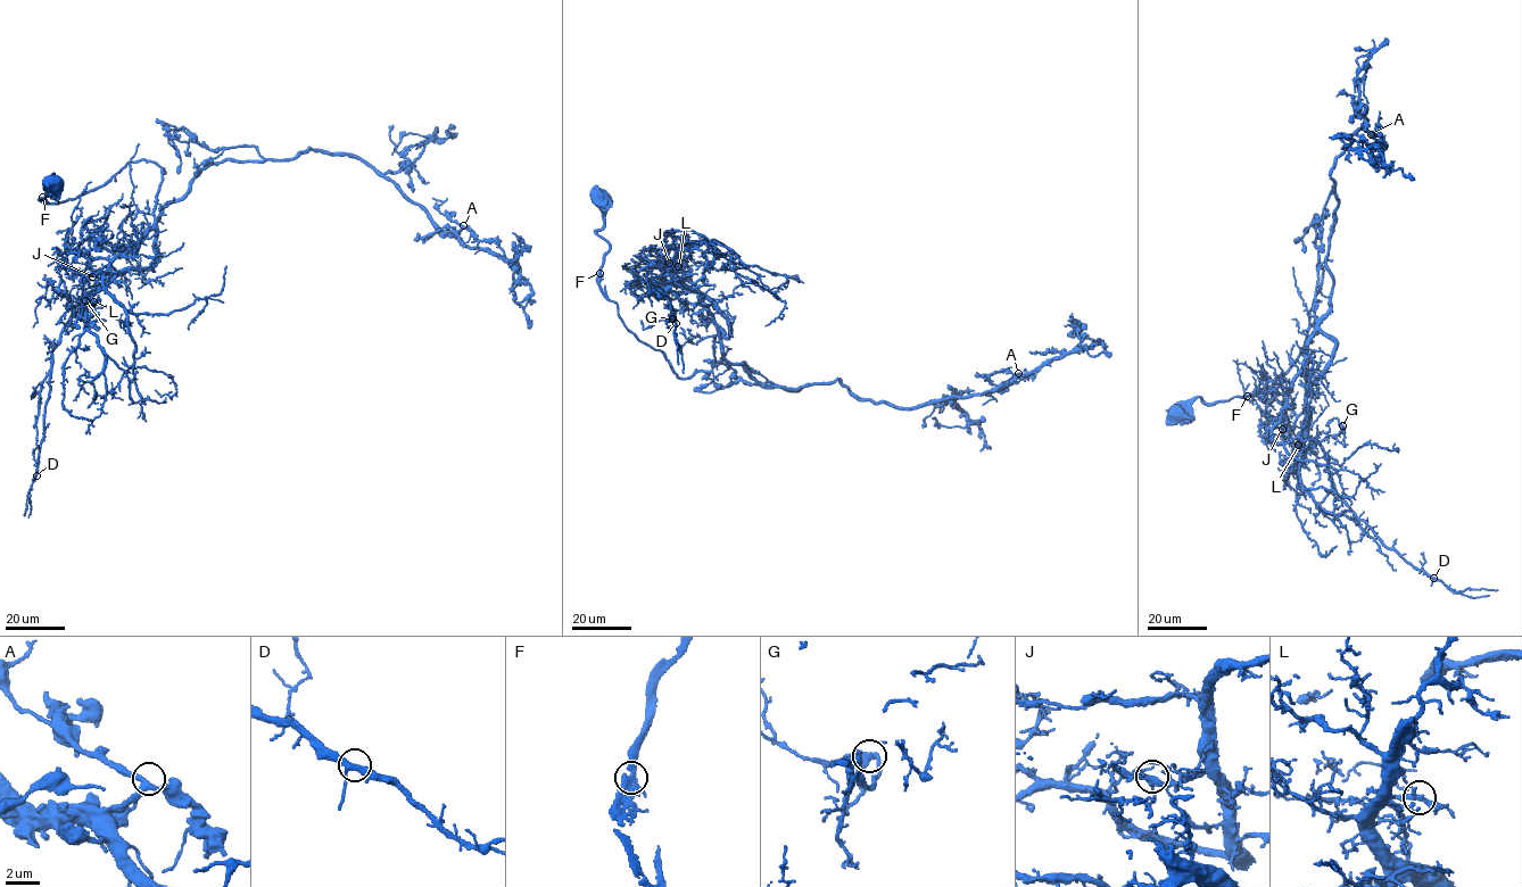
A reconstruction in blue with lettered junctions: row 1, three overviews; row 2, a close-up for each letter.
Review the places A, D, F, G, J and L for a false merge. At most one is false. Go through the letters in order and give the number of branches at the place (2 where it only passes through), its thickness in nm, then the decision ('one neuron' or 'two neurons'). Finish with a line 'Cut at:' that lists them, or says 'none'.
A: 3 branches meet; 280 nm thick; one neuron
D: 3 branches meet; 280 nm thick; one neuron
F: 3 branches meet; 280 nm thick; one neuron
G: 3 branches meet; 360 nm thick; one neuron
J: 3 branches meet; 280 nm thick; one neuron
L: 3 branches meet; 280 nm thick; one neuron
Cut at: none

